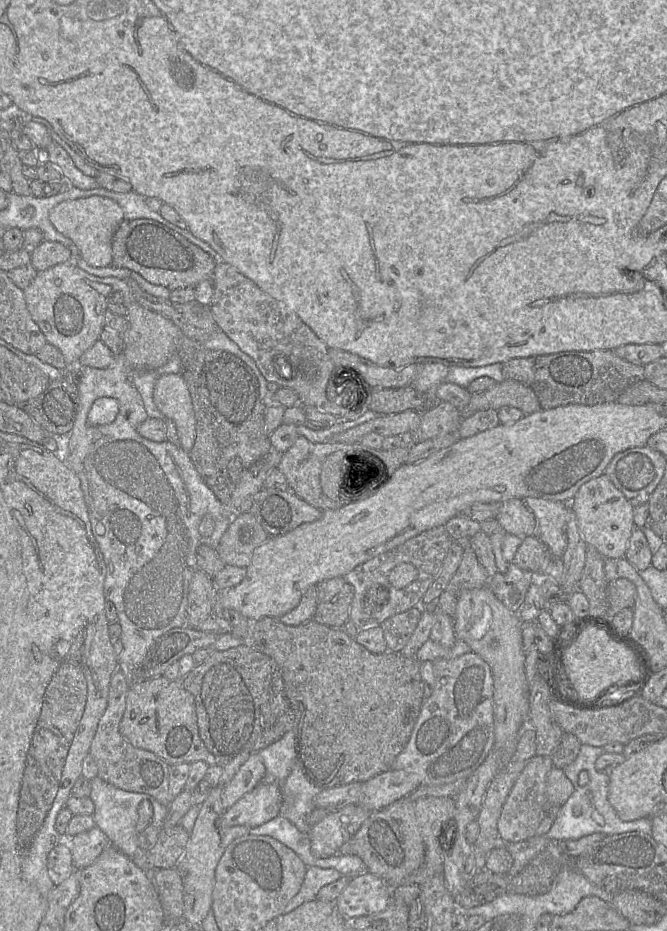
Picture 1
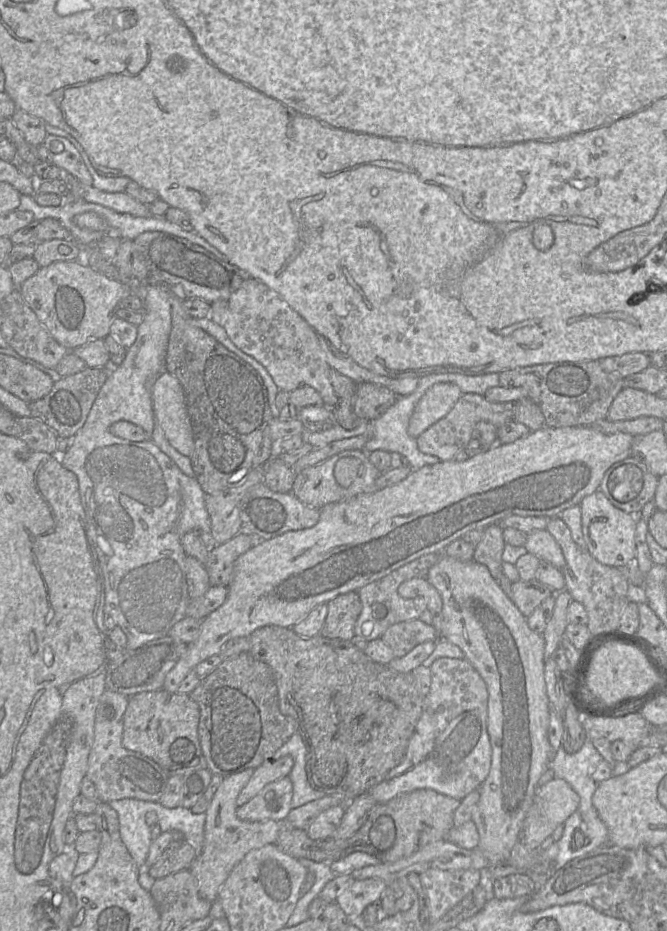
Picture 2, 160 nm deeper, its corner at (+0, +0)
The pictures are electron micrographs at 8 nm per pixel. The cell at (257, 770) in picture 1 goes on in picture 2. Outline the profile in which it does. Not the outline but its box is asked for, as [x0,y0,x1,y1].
[236,755,294,807]

